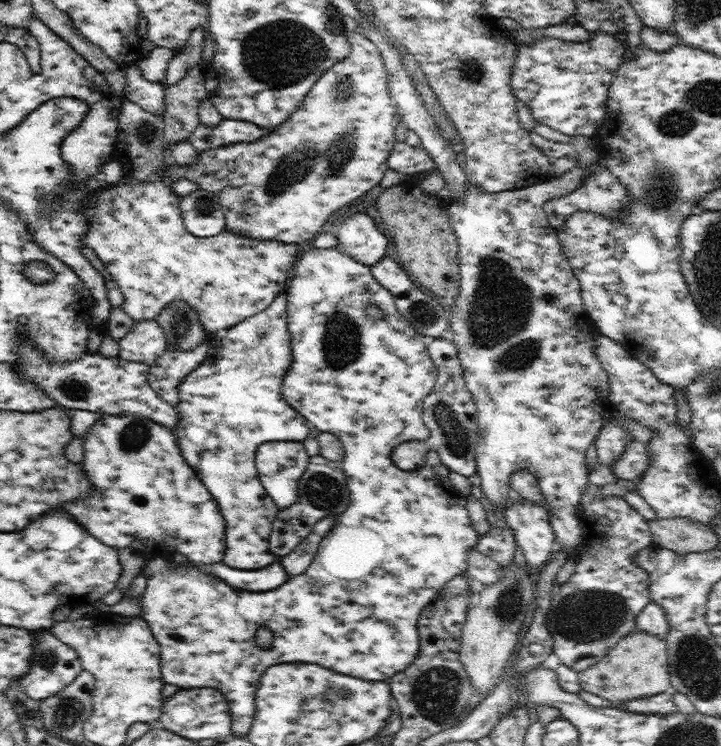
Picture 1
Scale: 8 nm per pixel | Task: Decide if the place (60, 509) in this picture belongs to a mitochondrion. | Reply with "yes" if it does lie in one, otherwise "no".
no

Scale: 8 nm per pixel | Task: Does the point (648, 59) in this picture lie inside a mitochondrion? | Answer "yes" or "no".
no

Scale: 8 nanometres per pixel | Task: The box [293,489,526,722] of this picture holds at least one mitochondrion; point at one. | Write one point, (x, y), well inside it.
(507, 607)

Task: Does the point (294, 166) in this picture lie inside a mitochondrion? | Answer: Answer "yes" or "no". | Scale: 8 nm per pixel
yes

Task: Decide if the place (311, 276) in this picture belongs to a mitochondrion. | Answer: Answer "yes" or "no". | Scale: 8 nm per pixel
no

